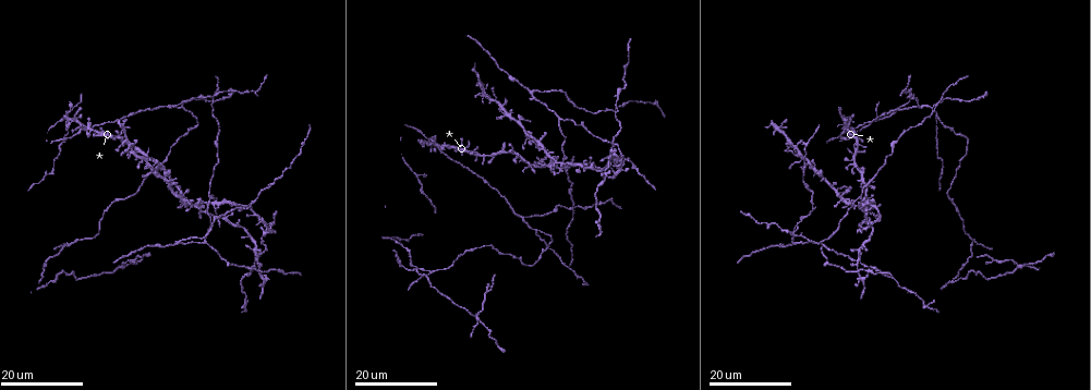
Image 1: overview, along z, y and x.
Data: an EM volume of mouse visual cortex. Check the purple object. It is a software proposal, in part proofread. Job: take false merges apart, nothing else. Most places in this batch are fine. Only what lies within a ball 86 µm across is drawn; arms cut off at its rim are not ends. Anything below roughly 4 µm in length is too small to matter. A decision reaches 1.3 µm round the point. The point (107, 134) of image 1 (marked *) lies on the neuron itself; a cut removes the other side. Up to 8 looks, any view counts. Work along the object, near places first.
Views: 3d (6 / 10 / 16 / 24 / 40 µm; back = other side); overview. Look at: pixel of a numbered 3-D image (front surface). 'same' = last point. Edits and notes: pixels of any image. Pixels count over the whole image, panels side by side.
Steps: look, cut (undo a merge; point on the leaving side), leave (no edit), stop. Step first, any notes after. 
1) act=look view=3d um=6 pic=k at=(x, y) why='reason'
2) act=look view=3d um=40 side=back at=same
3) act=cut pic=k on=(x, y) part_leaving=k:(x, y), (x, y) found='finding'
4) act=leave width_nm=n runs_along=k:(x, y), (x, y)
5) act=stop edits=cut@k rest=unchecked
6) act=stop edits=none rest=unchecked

act=look view=3d um=16 pic=1 at=(82, 130) why='three-way junction'

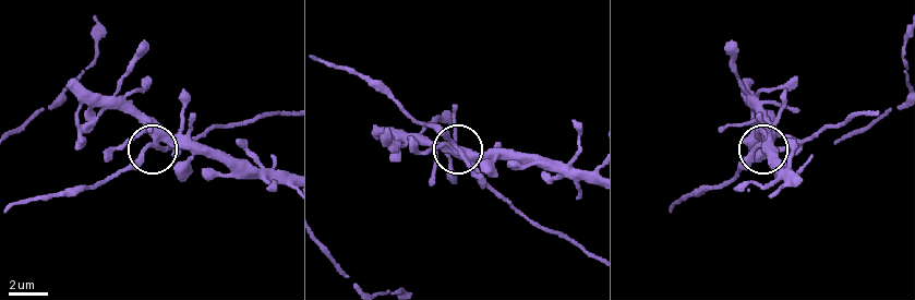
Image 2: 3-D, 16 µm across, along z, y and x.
act=look view=3d um=6 pic=2 at=(149, 147) why='closer look'

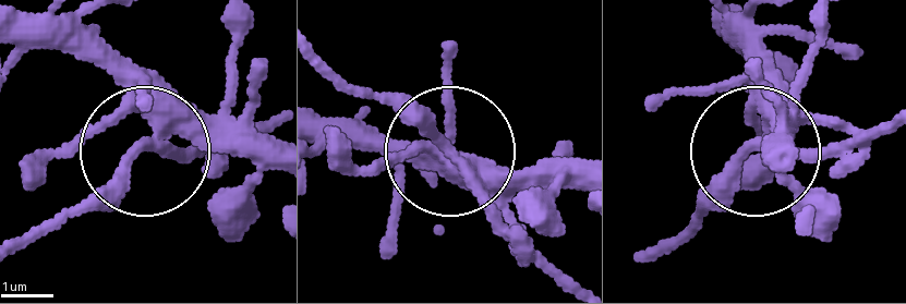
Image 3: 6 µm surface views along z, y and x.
act=look view=3d um=6 side=back pic=3 at=(749, 146)

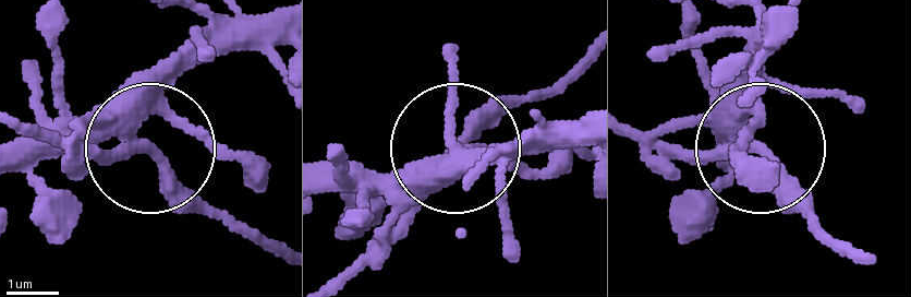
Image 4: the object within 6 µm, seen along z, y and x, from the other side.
act=leave found='all the same neuron'

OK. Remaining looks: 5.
act=look view=3d um=16 pic=1 at=(203, 99) why='calibre changes'

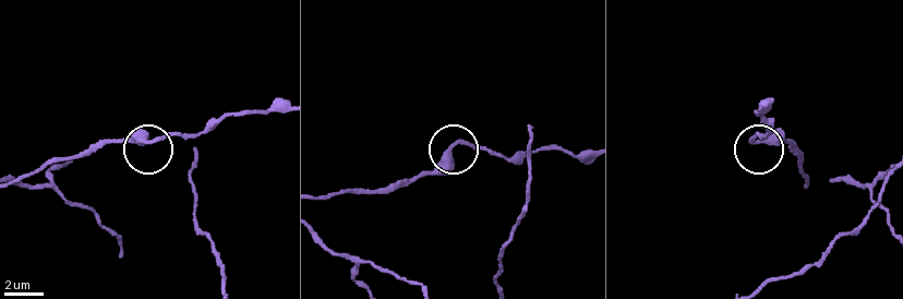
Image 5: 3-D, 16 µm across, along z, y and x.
act=look view=3d um=6 pic=5 at=(751, 142) why='zoom in'

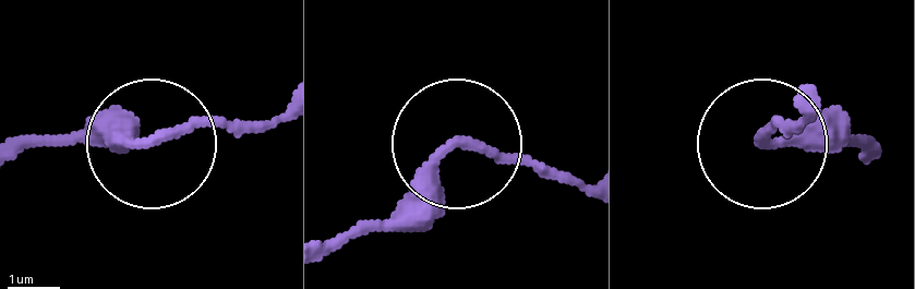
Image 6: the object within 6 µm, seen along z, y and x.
act=leave runs_along=6:(865, 149), (765, 141), (799, 128) found='one neuron here'

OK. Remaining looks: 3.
act=look view=3d um=16 pic=1 at=(77, 241) why='two arms in line, one across'

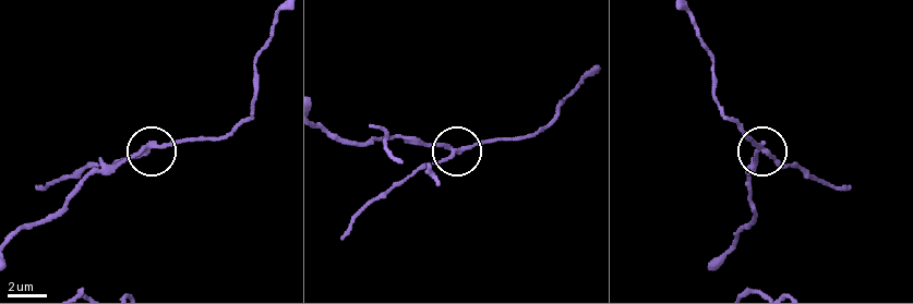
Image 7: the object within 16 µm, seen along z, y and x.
act=look view=3d um=10 pic=7 at=(449, 156) why='closer look'

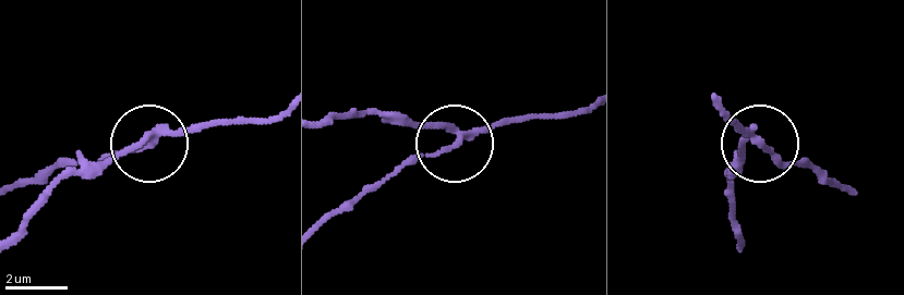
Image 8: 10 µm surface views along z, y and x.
act=cut pic=8 on=(422, 124) arms=3 part_leaving=8:(461, 134), (362, 110), (323, 118) found='a second neuron is stuck on'

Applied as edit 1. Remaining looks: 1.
act=stop edits=cut@8 rest=unchecked

